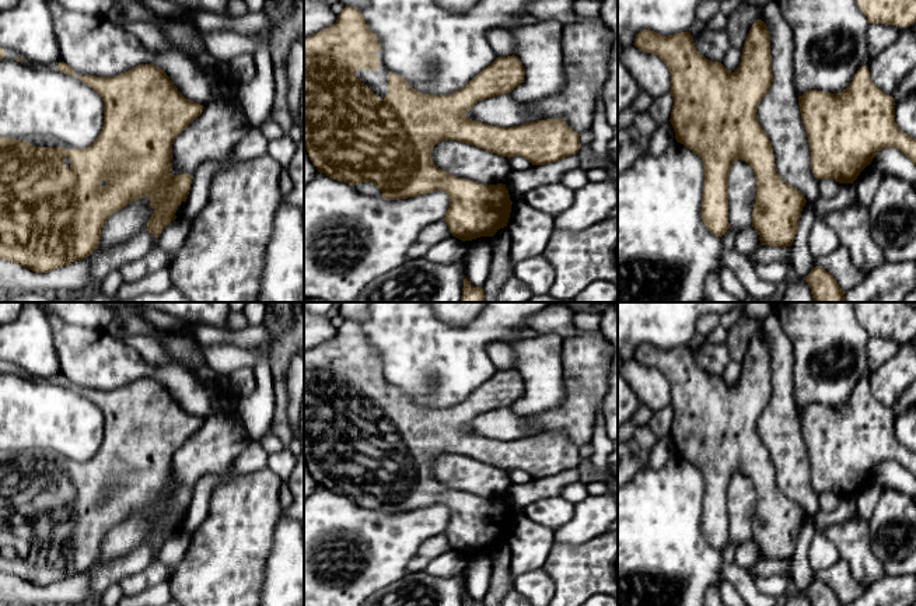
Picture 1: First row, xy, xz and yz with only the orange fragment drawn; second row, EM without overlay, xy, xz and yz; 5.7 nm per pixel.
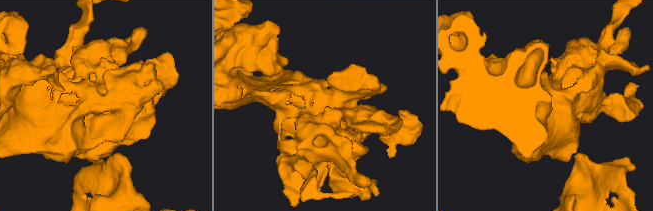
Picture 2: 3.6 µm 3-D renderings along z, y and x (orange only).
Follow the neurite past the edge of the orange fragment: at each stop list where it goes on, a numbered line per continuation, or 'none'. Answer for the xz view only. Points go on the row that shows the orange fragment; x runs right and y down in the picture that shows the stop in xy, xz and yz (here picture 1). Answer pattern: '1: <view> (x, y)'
1: xz (377, 80)
2: xz (364, 188)

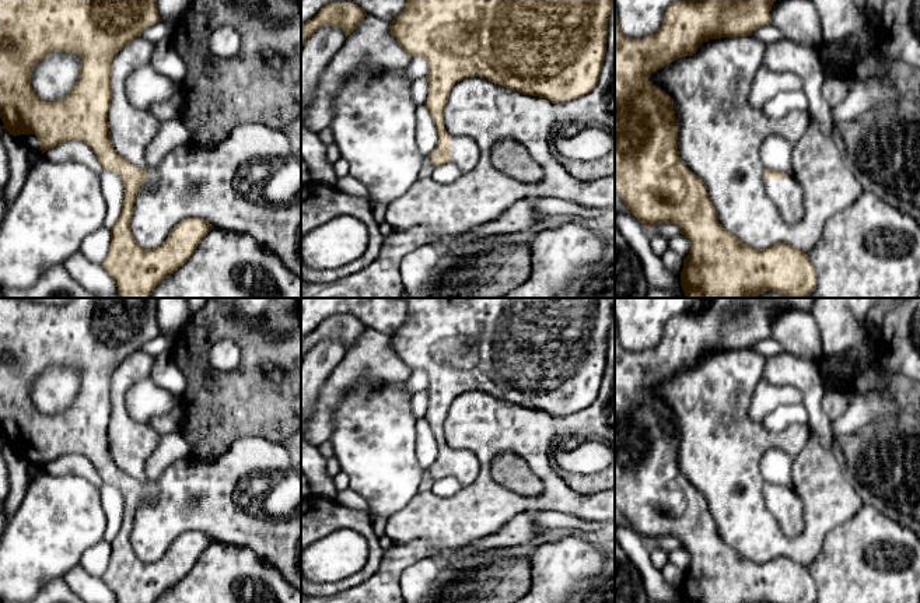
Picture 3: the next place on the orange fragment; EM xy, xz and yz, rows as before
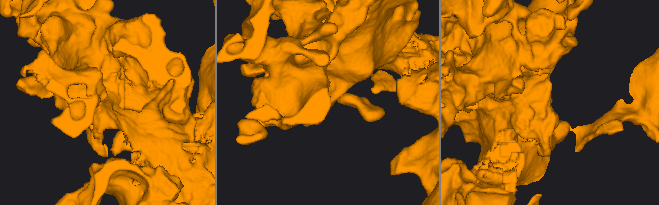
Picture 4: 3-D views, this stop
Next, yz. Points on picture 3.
1: yz (787, 195)

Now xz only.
1: xz (465, 154)

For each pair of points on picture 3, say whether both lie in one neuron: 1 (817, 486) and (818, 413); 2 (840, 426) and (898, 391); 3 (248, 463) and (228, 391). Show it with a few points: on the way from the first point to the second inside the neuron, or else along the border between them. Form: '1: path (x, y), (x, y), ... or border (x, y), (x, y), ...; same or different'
1: border (811, 430), (825, 447), (831, 448); different
2: border (905, 375), (885, 382), (896, 413), (871, 423); different
3: border (249, 435), (258, 435), (280, 444); different

